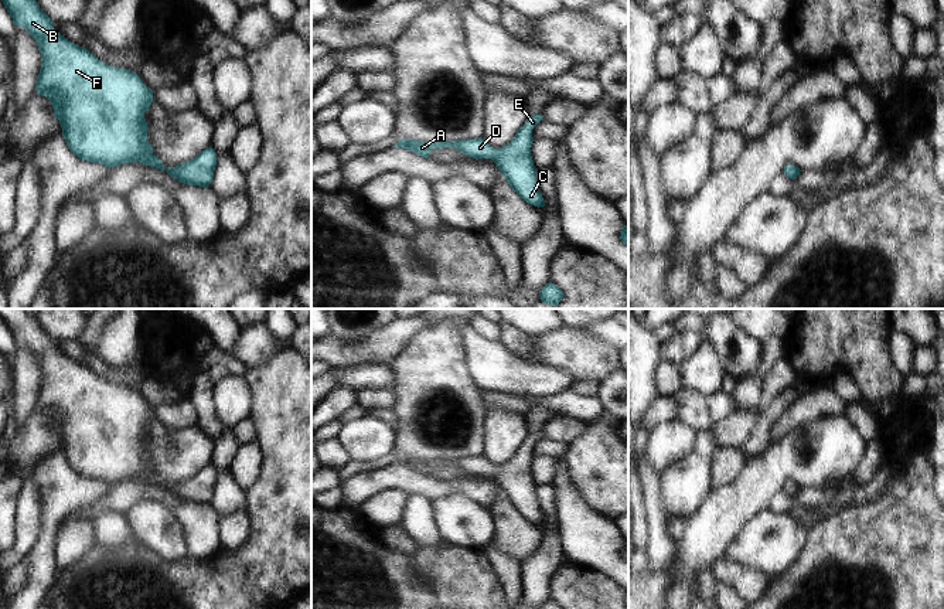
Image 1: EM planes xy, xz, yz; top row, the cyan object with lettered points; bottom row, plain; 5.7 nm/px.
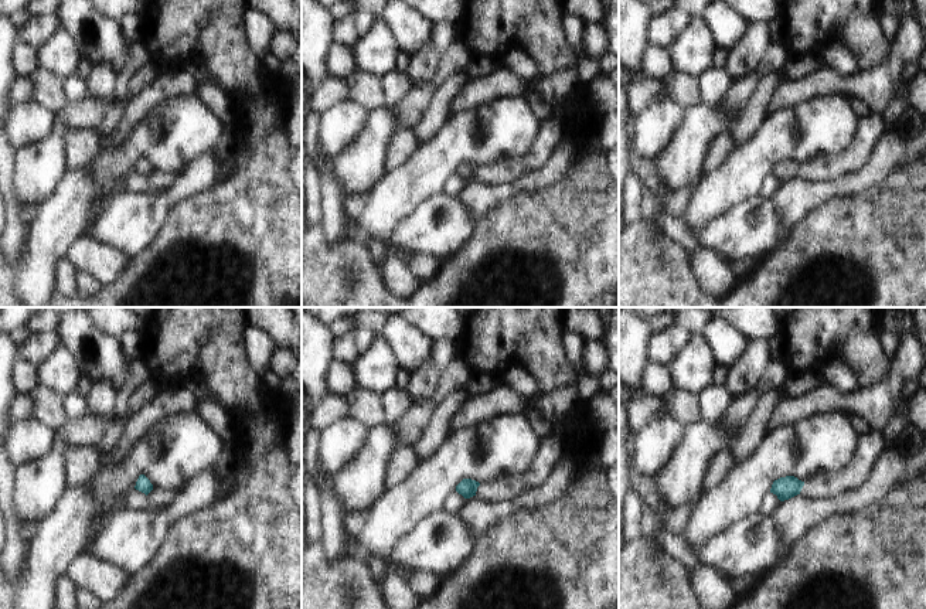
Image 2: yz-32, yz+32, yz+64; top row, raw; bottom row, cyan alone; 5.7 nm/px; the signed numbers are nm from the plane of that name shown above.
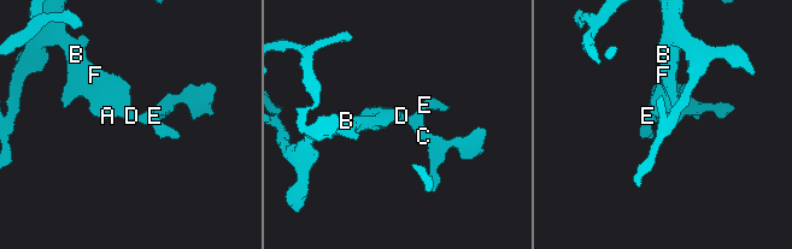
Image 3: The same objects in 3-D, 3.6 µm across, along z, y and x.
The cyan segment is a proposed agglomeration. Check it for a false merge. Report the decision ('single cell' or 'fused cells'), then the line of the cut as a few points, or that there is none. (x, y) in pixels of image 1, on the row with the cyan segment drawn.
single cell; cut none

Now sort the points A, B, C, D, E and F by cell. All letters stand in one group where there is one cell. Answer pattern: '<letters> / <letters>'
A B C D E F

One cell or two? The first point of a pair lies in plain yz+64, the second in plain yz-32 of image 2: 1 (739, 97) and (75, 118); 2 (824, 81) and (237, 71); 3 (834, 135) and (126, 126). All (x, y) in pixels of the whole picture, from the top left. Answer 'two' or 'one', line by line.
1: one
2: two
3: two

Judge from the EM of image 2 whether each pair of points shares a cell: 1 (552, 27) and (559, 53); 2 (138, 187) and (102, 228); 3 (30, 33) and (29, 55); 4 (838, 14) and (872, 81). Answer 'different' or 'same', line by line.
1: same
2: different
3: different
4: different

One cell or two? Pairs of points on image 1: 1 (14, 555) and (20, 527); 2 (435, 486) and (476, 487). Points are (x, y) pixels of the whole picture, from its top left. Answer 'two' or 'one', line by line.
1: one
2: one

